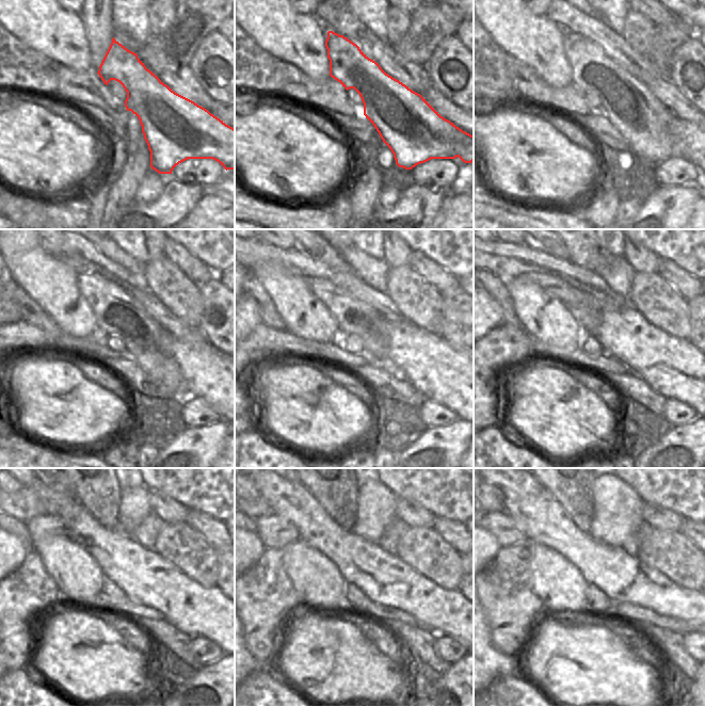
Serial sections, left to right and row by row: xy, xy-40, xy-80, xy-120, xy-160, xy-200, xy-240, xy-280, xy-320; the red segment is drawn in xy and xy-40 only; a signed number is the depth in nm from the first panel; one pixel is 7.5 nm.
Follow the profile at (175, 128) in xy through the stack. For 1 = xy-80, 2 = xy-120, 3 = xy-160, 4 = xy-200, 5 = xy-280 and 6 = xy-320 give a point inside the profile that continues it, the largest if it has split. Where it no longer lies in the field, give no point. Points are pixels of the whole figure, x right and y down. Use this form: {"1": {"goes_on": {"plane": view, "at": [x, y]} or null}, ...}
{"1": {"goes_on": {"plane": "xy-80", "at": [641, 118]}}, "2": {"goes_on": {"plane": "xy-120", "at": [148, 343]}}, "3": {"goes_on": {"plane": "xy-160", "at": [353, 316]}}, "4": {"goes_on": {"plane": "xy-200", "at": [587, 309]}}, "5": {"goes_on": {"plane": "xy-280", "at": [273, 531]}}, "6": {"goes_on": {"plane": "xy-320", "at": [500, 525]}}}

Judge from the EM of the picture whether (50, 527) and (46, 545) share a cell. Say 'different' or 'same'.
different

